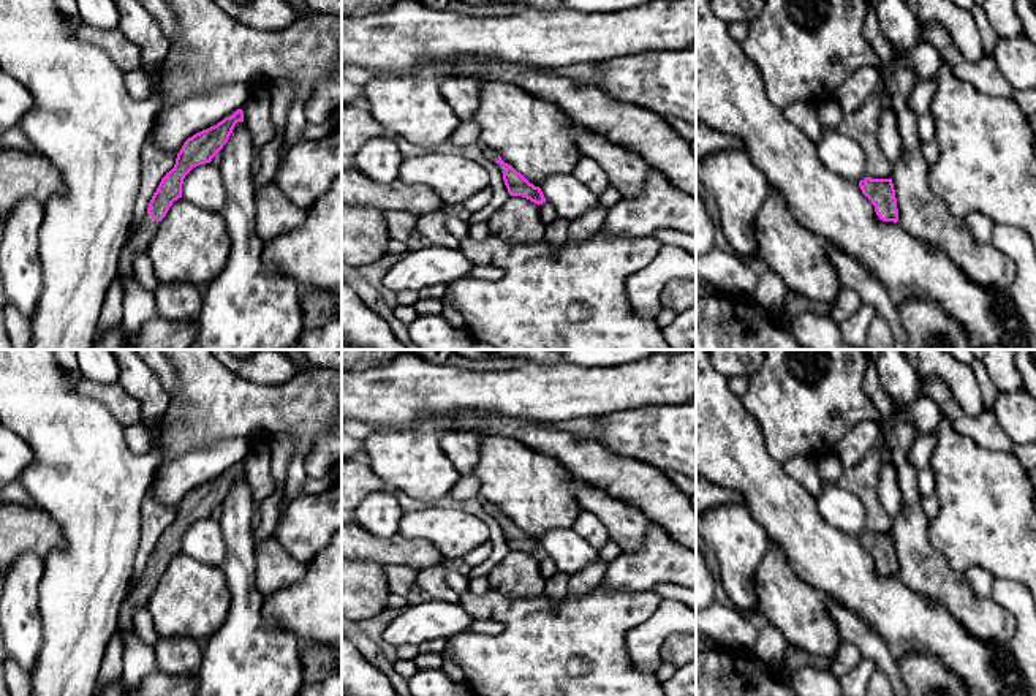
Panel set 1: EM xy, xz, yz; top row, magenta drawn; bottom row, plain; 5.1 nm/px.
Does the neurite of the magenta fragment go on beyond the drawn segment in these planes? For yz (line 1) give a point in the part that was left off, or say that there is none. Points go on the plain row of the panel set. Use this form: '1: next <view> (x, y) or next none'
1: next none

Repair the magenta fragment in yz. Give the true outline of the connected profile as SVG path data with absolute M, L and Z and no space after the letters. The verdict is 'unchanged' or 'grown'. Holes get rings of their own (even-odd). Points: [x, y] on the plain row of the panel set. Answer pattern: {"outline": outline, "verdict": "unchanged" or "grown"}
{"outline": "M865 531L859 536L862 547L875 560L875 566L883 576L898 576L897 552L892 533Z", "verdict": "unchanged"}

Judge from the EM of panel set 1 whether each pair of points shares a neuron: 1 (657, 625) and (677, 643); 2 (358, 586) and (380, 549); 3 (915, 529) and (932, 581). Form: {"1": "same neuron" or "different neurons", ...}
{"1": "different neurons", "2": "different neurons", "3": "same neuron"}

